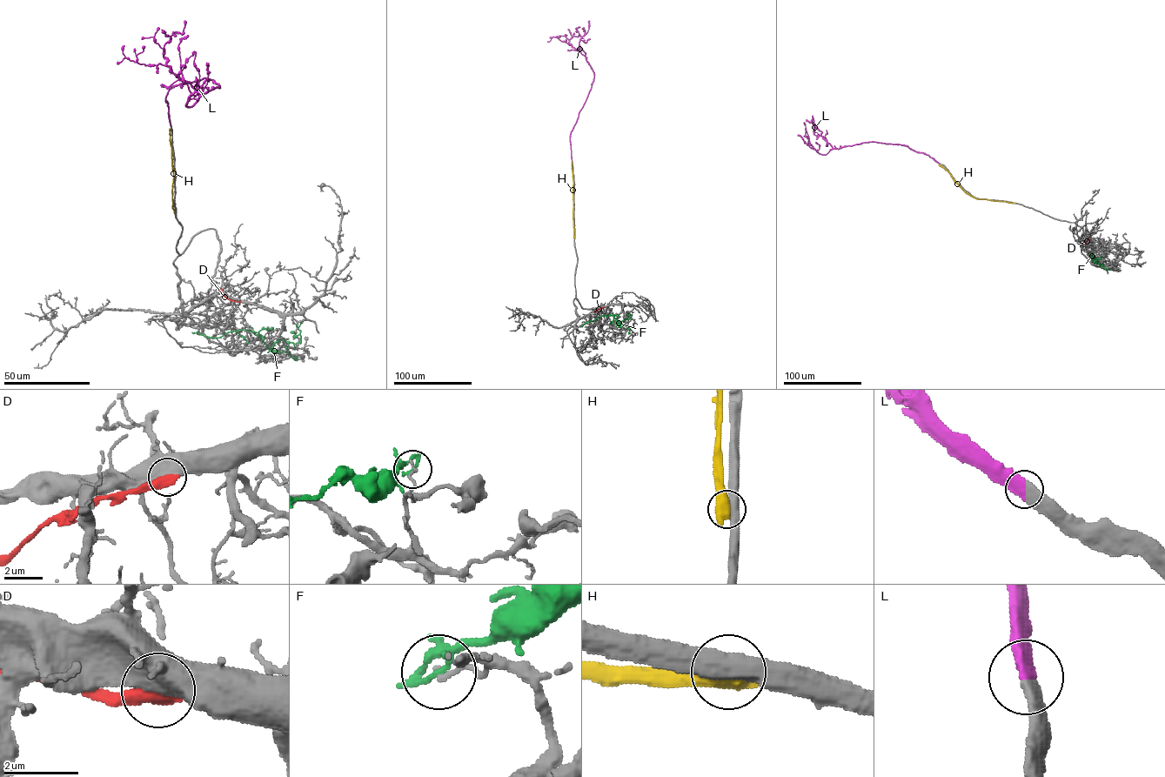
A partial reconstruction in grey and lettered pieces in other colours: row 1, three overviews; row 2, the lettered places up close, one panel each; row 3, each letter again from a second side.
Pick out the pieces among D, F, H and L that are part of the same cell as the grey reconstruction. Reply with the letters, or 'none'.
L

